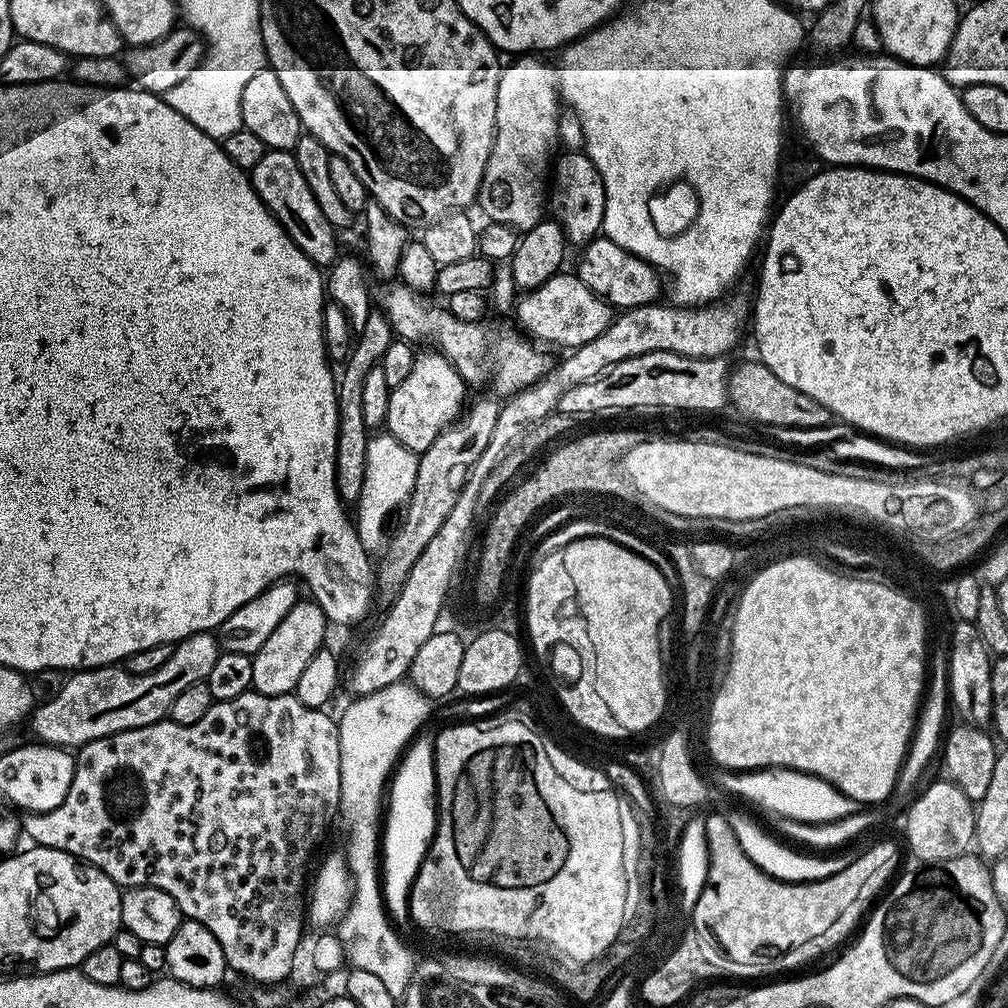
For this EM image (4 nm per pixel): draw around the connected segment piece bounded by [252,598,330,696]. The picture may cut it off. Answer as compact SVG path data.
M297 599L290 614L286 614L286 618L278 622L274 634L270 634L266 642L262 642L262 650L258 650L252 657L254 666L252 688L264 696L287 696L295 693L302 670L306 670L306 665L310 658L314 658L317 650L325 647L324 635L327 634L328 628L330 629L330 621L315 599L307 599Z

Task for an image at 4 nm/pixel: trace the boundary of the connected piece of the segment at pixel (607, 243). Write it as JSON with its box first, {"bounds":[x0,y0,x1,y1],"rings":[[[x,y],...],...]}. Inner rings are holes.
{"bounds":[574,238,660,310],"rings":[[[599,238],[592,240],[584,248],[574,268],[575,275],[580,277],[595,296],[600,297],[616,310],[631,310],[641,308],[643,304],[651,304],[660,292],[660,280],[657,269],[647,264],[645,260],[618,246],[613,240]]]}

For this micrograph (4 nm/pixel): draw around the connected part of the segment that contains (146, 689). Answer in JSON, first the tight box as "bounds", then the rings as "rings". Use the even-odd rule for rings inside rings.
{"bounds":[30,632,221,750],"rings":[[[199,632],[187,636],[173,647],[170,659],[158,670],[150,670],[150,674],[130,674],[123,666],[105,666],[103,668],[85,668],[71,673],[72,676],[64,684],[64,689],[53,700],[45,704],[37,703],[30,713],[32,732],[41,744],[50,744],[65,750],[79,749],[81,744],[88,744],[98,738],[106,738],[110,734],[118,734],[122,730],[141,728],[157,724],[171,713],[174,698],[186,690],[186,686],[194,686],[207,681],[214,662],[221,654],[220,641],[212,632]]]}

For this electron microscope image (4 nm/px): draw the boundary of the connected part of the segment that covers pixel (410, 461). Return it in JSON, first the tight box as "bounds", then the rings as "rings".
{"bounds":[354,434,419,554],"rings":[[[381,434],[373,435],[369,439],[366,450],[366,478],[362,482],[362,494],[354,505],[356,533],[369,554],[379,553],[385,547],[384,523],[395,508],[400,510],[407,505],[414,490],[414,478],[418,478],[419,461],[419,455],[402,446],[398,438]]]}

